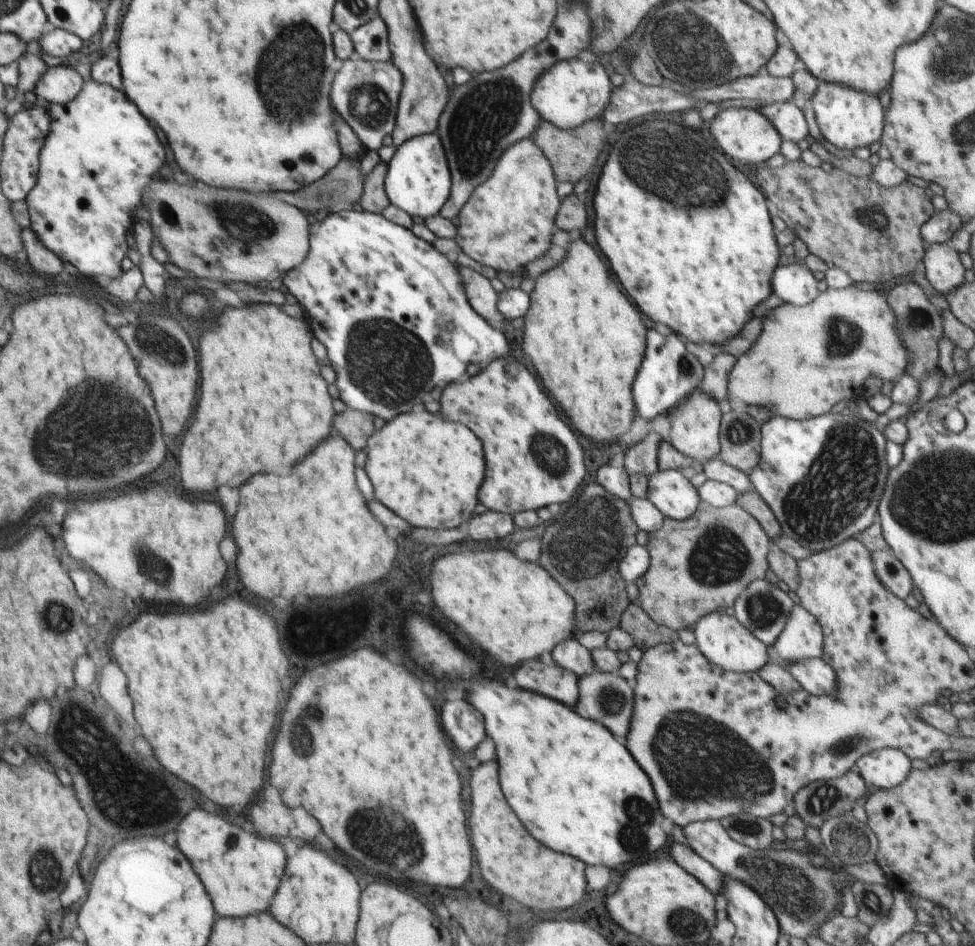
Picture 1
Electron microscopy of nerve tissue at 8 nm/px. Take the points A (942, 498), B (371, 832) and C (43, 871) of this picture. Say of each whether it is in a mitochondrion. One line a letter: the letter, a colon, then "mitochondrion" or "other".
A: mitochondrion
B: mitochondrion
C: mitochondrion

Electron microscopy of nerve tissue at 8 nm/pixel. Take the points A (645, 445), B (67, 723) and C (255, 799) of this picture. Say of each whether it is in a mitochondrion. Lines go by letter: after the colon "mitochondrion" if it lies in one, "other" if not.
A: other
B: mitochondrion
C: other

